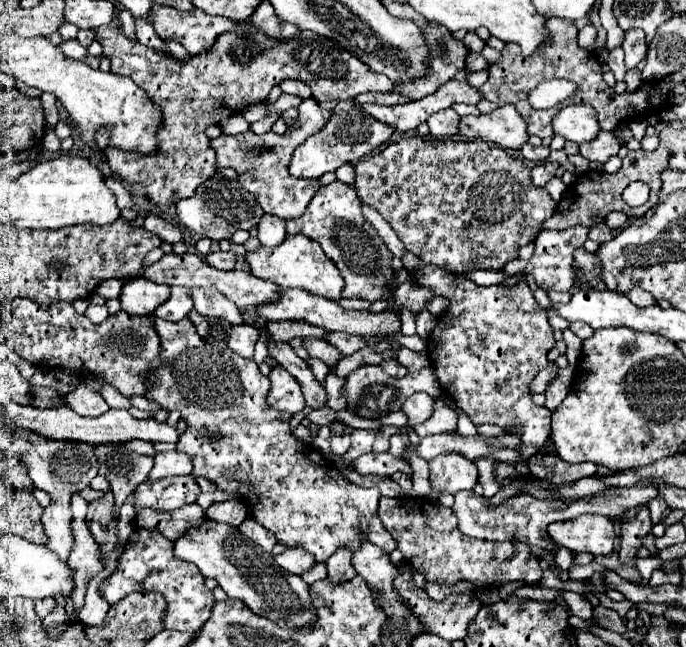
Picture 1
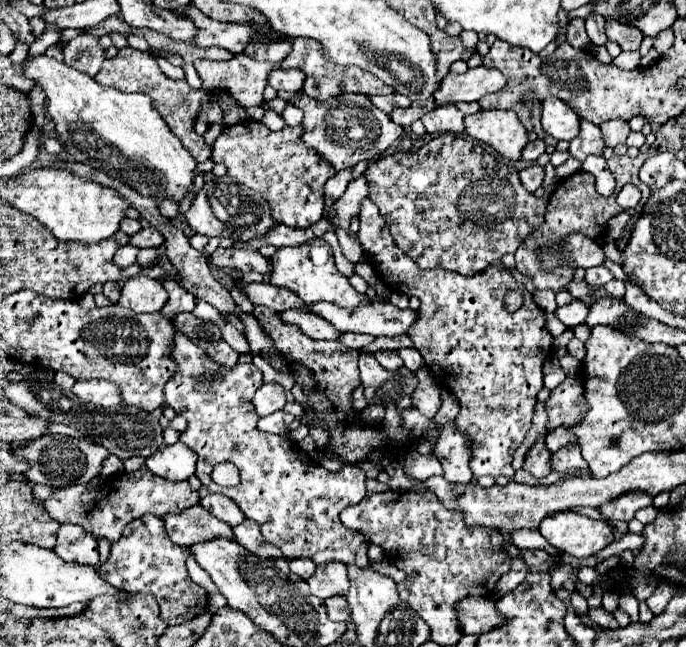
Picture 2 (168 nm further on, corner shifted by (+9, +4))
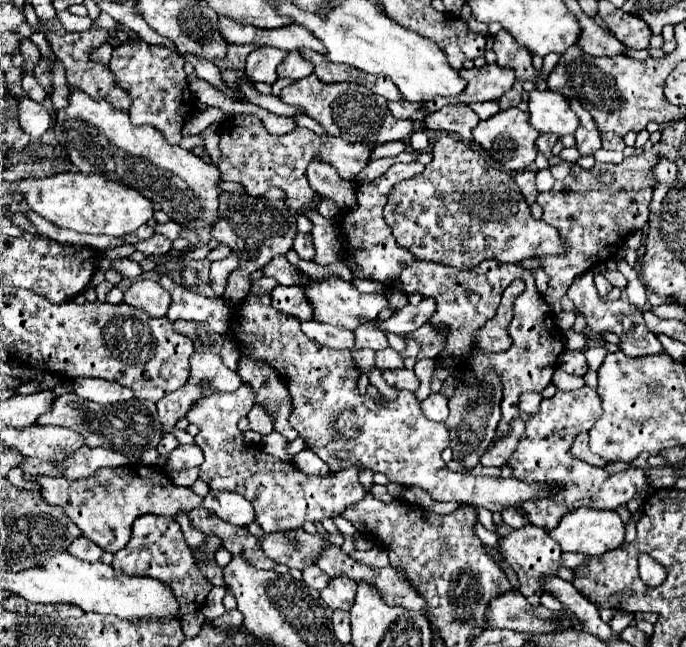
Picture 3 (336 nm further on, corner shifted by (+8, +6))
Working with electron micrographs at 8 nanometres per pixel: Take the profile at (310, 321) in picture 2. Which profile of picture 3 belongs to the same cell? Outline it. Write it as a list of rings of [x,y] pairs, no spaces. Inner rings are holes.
[[[308,320],[308,322],[302,322],[302,332],[310,340],[316,340],[318,344],[328,346],[328,348],[338,348],[338,350],[354,348],[354,332],[346,328],[322,324],[318,320]]]

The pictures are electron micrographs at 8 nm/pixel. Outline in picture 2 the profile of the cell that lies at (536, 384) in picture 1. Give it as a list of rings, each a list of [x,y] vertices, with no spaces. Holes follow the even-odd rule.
[[[549,358],[543,366],[543,381],[545,388],[553,390],[557,388],[563,380],[567,378],[567,374],[563,372],[563,368],[559,366],[559,360],[557,358]]]

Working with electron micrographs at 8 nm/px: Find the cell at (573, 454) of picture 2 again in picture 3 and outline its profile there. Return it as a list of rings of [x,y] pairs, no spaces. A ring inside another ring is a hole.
[[[580,432],[580,434],[576,436],[576,440],[574,440],[572,448],[570,448],[570,454],[572,454],[574,458],[586,460],[586,462],[592,464],[592,466],[598,466],[598,468],[604,468],[604,466],[606,466],[606,460],[602,460],[600,456],[596,456],[596,454],[592,454],[592,452],[588,450],[588,432]]]

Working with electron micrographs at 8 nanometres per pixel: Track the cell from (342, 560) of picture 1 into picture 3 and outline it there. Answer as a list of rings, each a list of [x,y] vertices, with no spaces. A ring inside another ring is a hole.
[[[348,576],[330,578],[330,584],[320,592],[322,600],[330,608],[344,608],[344,610],[352,606],[354,594],[356,594],[356,582],[352,582]]]

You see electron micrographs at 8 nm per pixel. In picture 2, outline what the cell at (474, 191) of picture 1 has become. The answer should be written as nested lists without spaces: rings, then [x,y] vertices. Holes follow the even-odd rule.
[[[443,134],[443,136],[437,136],[433,138],[429,144],[425,144],[423,148],[419,148],[417,152],[401,152],[401,154],[395,154],[395,156],[381,156],[379,162],[371,164],[369,170],[365,172],[367,180],[369,180],[369,198],[379,206],[381,210],[381,216],[387,220],[389,224],[389,230],[391,230],[391,236],[395,240],[395,244],[411,258],[417,262],[419,268],[445,268],[445,270],[451,270],[451,272],[459,272],[463,276],[473,276],[481,270],[485,270],[489,264],[493,262],[499,262],[505,254],[515,254],[519,244],[529,236],[533,234],[545,220],[545,206],[547,206],[547,200],[545,198],[535,198],[533,194],[529,194],[521,182],[519,182],[519,176],[517,176],[517,170],[511,166],[511,164],[505,164],[497,154],[491,154],[487,150],[481,148],[479,142],[475,140],[467,140],[463,136],[451,136],[451,134]]]

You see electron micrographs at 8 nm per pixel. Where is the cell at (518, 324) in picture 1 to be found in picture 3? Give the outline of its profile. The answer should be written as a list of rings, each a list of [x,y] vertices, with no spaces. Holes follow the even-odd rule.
[[[408,162],[408,164],[394,164],[388,168],[388,172],[380,178],[376,178],[372,184],[366,184],[366,186],[360,186],[356,190],[356,196],[358,196],[358,208],[352,210],[352,212],[344,212],[342,214],[342,222],[340,222],[340,228],[342,228],[342,236],[344,236],[344,250],[346,250],[346,256],[350,258],[350,262],[358,268],[358,272],[354,276],[360,276],[360,278],[372,278],[376,282],[382,282],[386,288],[394,288],[394,290],[406,290],[406,294],[414,294],[414,292],[420,292],[424,298],[432,298],[436,302],[436,312],[434,316],[430,318],[428,324],[432,324],[434,328],[442,326],[446,330],[446,344],[440,352],[442,358],[456,358],[462,362],[462,366],[466,368],[466,372],[474,374],[476,378],[484,378],[486,374],[494,372],[500,376],[502,380],[502,402],[500,402],[500,408],[502,408],[502,420],[496,428],[496,438],[494,442],[498,442],[500,438],[506,438],[510,434],[510,422],[514,418],[520,416],[520,408],[518,408],[518,398],[524,394],[524,392],[542,392],[550,380],[552,380],[552,372],[556,368],[556,360],[558,360],[558,354],[562,352],[564,344],[562,344],[562,334],[556,332],[556,326],[554,326],[554,316],[550,312],[550,306],[544,302],[542,294],[536,290],[534,286],[534,276],[530,270],[524,270],[520,264],[502,264],[498,260],[484,260],[482,264],[474,266],[472,270],[458,270],[458,268],[452,268],[452,266],[442,266],[442,264],[436,264],[436,262],[424,262],[424,260],[416,260],[414,256],[410,256],[410,252],[406,252],[404,248],[400,248],[396,242],[394,242],[394,236],[382,216],[382,208],[386,204],[386,198],[388,198],[388,192],[392,190],[392,186],[404,178],[412,178],[416,174],[420,174],[424,170],[424,164],[420,162]],[[512,280],[524,280],[526,282],[526,290],[522,292],[522,296],[516,298],[516,306],[514,306],[514,318],[512,322],[508,324],[508,336],[512,338],[512,346],[504,352],[484,352],[476,346],[474,342],[474,334],[488,322],[494,318],[496,314],[496,306],[500,304],[500,296],[504,292],[504,288],[512,282]]]

